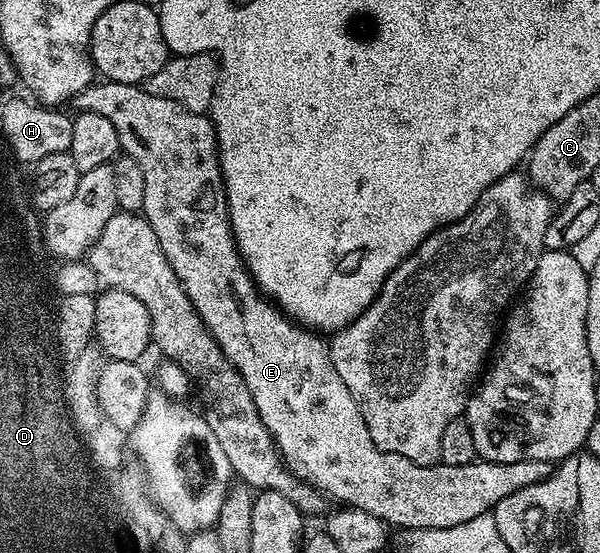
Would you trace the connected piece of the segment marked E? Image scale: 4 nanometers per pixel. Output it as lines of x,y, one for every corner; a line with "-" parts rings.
104,80
102,84
92,83
80,91
73,98
73,105
76,105
74,108
80,113
105,115
105,119
109,119
109,123
113,123
113,127
117,127
120,150
126,156
137,159
137,167
141,167
141,176
145,178
145,199
143,200
141,214
148,221
150,227
153,227
153,232
157,235
157,243
161,243
161,251
165,251
165,259
169,259
169,267
173,267
173,271
177,275
185,295
189,295
197,315
201,315
205,327
213,335
213,339
221,347
221,351
229,359
229,363
235,365
235,370
241,375
249,395
253,395
253,403
261,415
261,423
265,423
265,427
275,443
275,448
279,450
279,456
283,458
283,463
289,472
300,477
301,480
309,482
314,489
319,490
330,500
332,497
333,500
339,501
335,503
340,506
369,511
369,515
377,515
377,519
381,519
389,527
395,528
396,525
396,530
399,531
405,529
440,529
441,527
457,527
457,523
469,523
469,519
477,519
477,515
485,515
494,510
495,505
501,503
501,499
506,499
508,495
513,495
513,491
521,491
525,487
541,483
551,476
553,472
552,462
541,459
525,459
517,463
493,463
492,461
477,459
473,463
465,463
465,467
449,467
442,463
418,465
401,455
377,447
377,443
373,443
373,439
369,435
369,427
365,427
365,419
361,415
353,395
349,395
349,387
345,387
341,375
337,375
337,367
333,367
330,344
326,340
322,341
319,338
322,336
316,330
309,329
306,325
291,320
271,298
263,296
263,292
252,279
251,272
247,270
247,264
243,262
243,256
239,254
239,248
235,246
235,236
231,230
231,220
227,210
227,192
223,186
223,172
219,166
219,144
215,134
215,125
211,122
210,116
207,113
189,111
185,107
181,107
181,103
173,103
173,99
161,99
161,95
149,95
139,85
108,80

